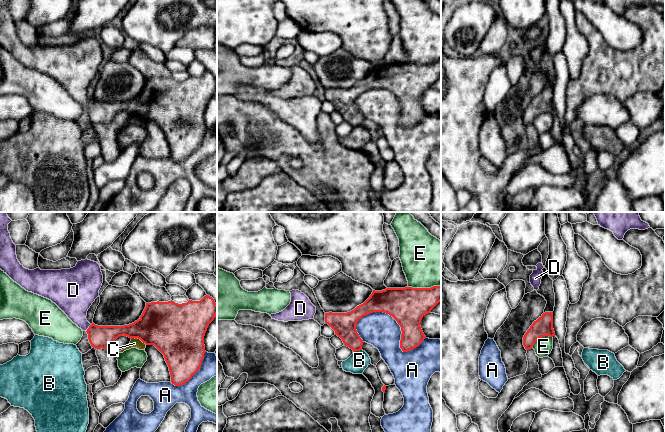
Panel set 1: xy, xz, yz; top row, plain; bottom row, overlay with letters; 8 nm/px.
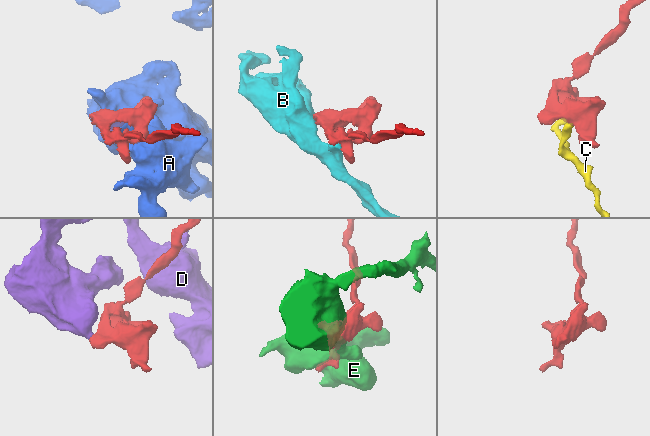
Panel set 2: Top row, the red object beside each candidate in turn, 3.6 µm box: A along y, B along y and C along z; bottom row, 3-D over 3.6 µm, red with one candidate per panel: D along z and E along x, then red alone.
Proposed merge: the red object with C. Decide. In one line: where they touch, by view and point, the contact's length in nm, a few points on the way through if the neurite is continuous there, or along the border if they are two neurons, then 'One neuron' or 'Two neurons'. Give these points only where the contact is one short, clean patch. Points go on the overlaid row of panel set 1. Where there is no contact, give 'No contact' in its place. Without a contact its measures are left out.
Touches red at xy (139, 338). Shared border 140 nm. Boundary: xy (131, 338), (139, 338), (146, 344). Two neurons

